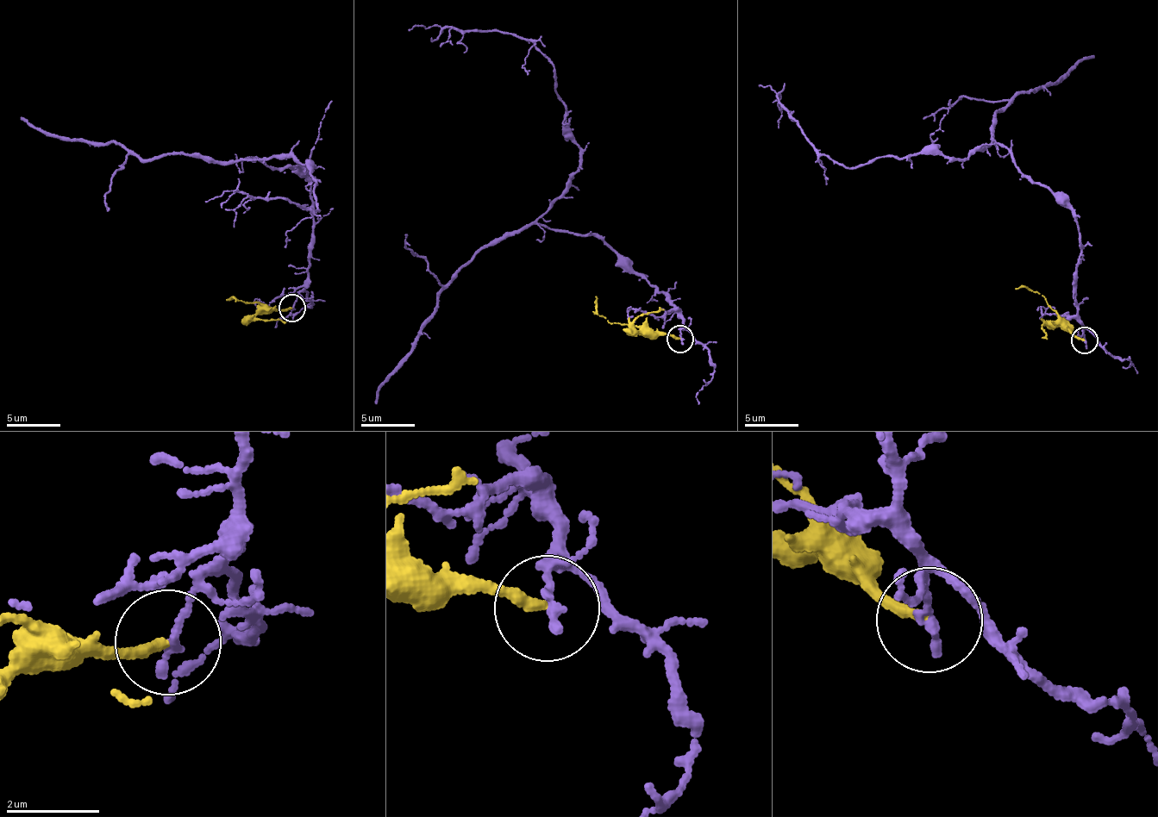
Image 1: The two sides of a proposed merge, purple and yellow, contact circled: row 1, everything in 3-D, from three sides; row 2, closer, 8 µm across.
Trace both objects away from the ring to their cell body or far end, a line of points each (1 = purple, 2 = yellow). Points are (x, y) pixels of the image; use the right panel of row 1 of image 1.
1: (1086, 341), (1078, 216), (1010, 152), (998, 144), (844, 167), (759, 85)
2: (1086, 341), (1070, 329), (1044, 299), (1029, 289), (1014, 288)

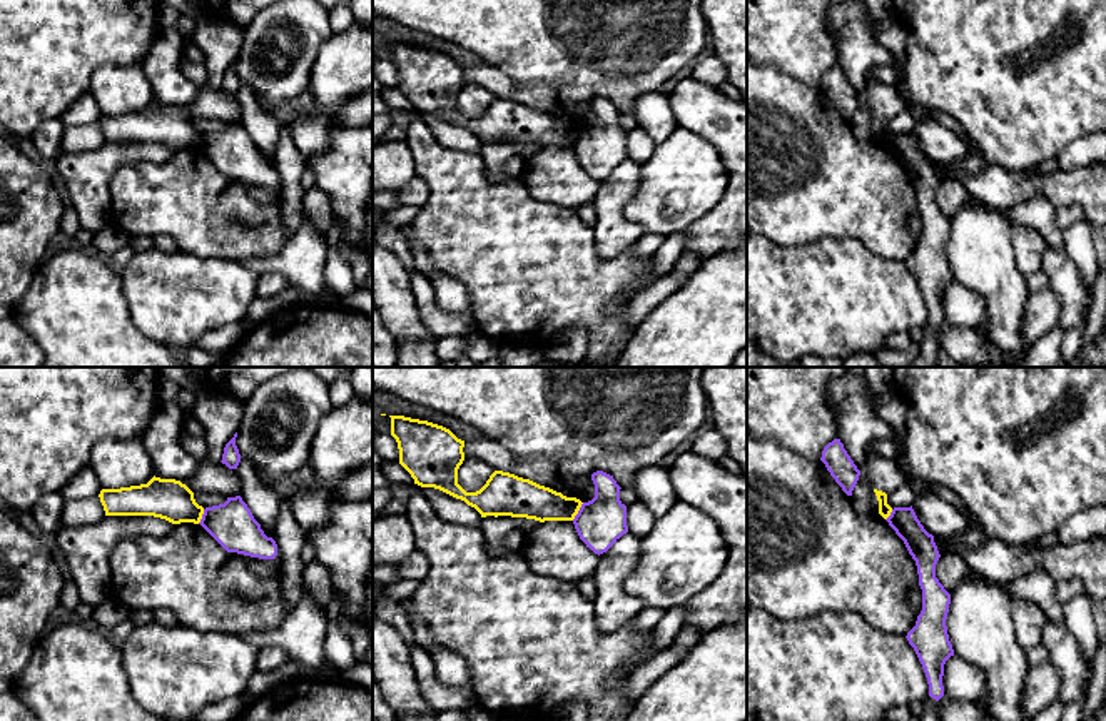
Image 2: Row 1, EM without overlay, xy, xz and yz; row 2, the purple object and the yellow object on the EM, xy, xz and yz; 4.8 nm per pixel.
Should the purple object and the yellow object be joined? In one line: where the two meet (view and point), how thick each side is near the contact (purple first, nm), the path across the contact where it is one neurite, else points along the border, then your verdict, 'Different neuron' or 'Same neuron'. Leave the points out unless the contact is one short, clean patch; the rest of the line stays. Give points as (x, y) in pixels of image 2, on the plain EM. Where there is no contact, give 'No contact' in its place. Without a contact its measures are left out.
Touches purple at xz (578, 137). Thickness 220 nm (purple) against 180 nm. Boundary: xz (583, 129), (572, 146). Different neuron

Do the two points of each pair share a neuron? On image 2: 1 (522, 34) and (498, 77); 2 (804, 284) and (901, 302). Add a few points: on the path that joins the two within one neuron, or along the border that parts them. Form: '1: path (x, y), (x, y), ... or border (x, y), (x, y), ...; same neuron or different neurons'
1: border (485, 62), (502, 69), (513, 80), (513, 95); different neurons
2: path (827, 297), (877, 299); same neuron

